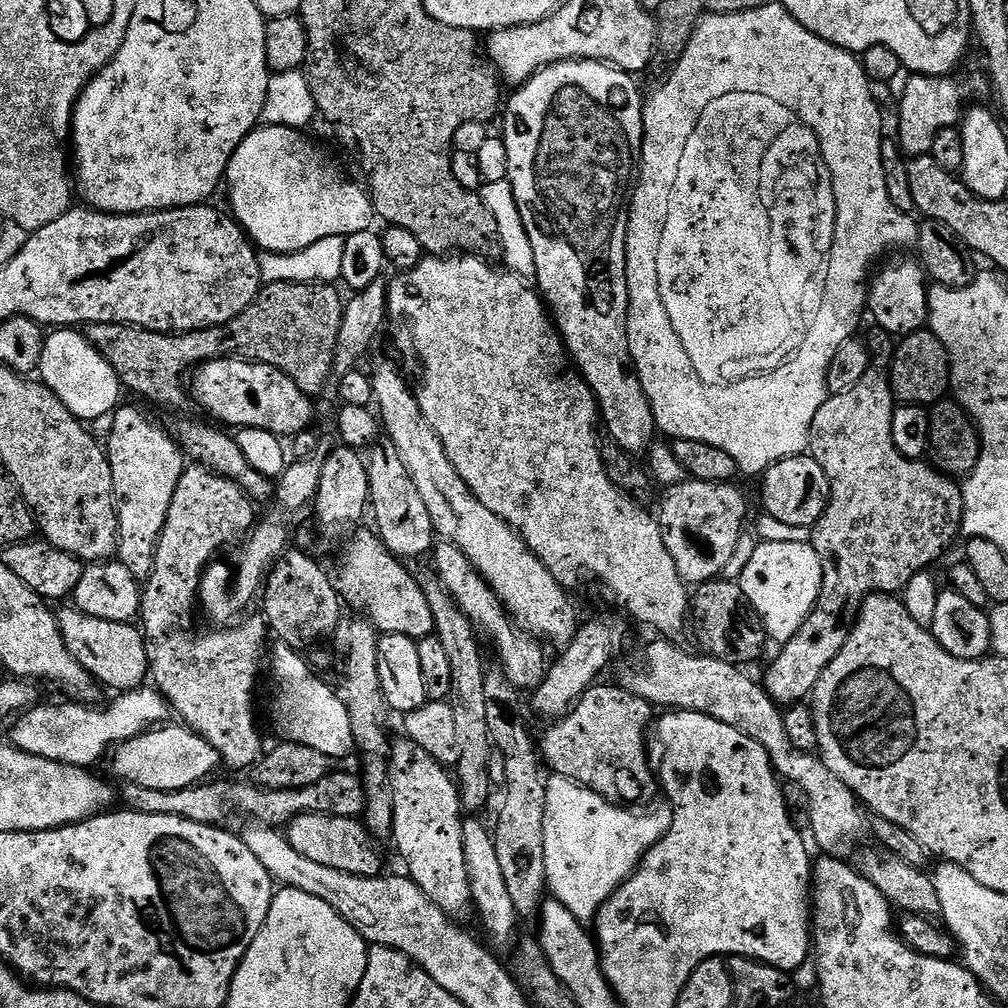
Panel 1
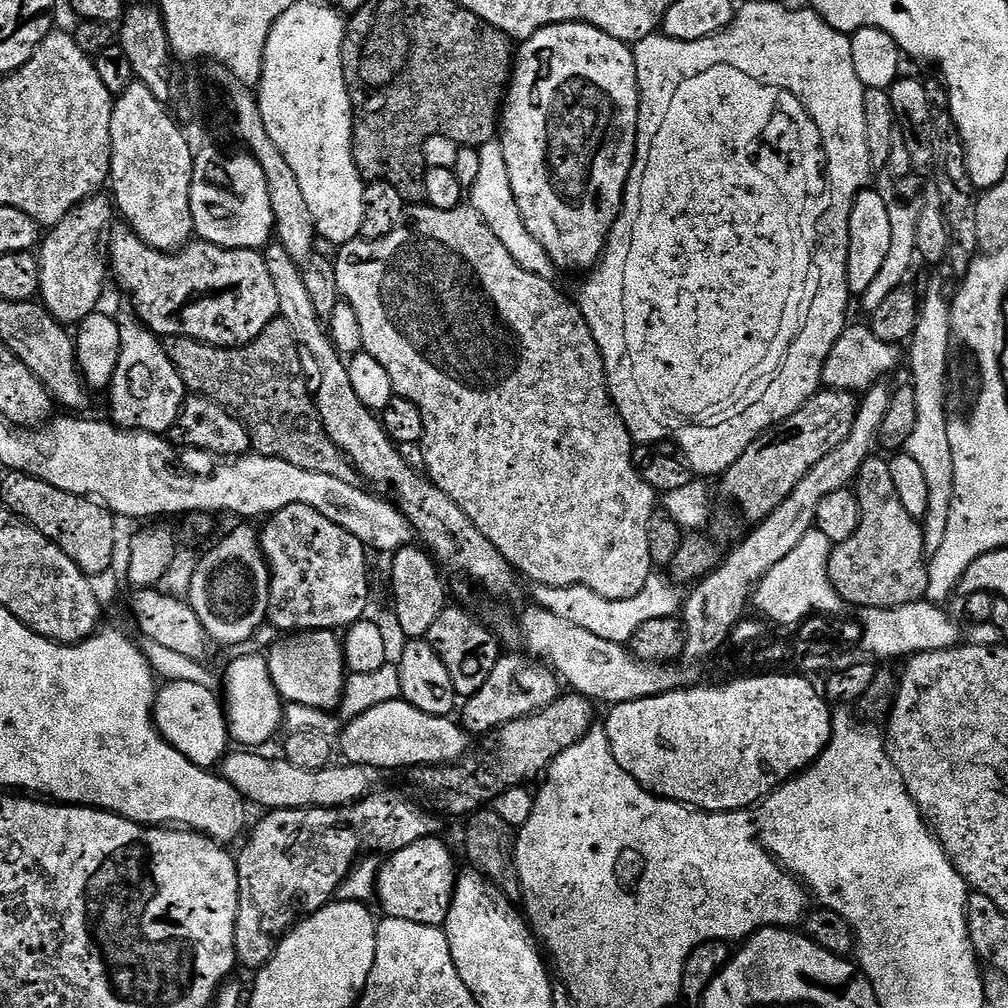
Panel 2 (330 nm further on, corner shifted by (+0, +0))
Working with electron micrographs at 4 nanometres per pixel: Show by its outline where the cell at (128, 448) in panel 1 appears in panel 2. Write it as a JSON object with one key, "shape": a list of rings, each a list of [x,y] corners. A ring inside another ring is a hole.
{"shape":[[[131,311],[119,313],[118,323],[122,346],[114,378],[106,392],[112,403],[111,423],[137,432],[171,433],[180,417],[186,389],[178,370],[174,370],[174,362],[170,362],[166,354],[164,340],[151,332]]]}

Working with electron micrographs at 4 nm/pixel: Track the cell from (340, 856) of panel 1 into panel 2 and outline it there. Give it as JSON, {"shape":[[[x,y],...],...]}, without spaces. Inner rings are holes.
{"shape":[[[440,836],[422,838],[422,842],[414,842],[414,846],[406,846],[385,859],[388,861],[378,870],[375,894],[385,917],[402,918],[402,922],[418,922],[422,926],[443,926],[446,914],[450,914],[458,867],[442,841]]]}

